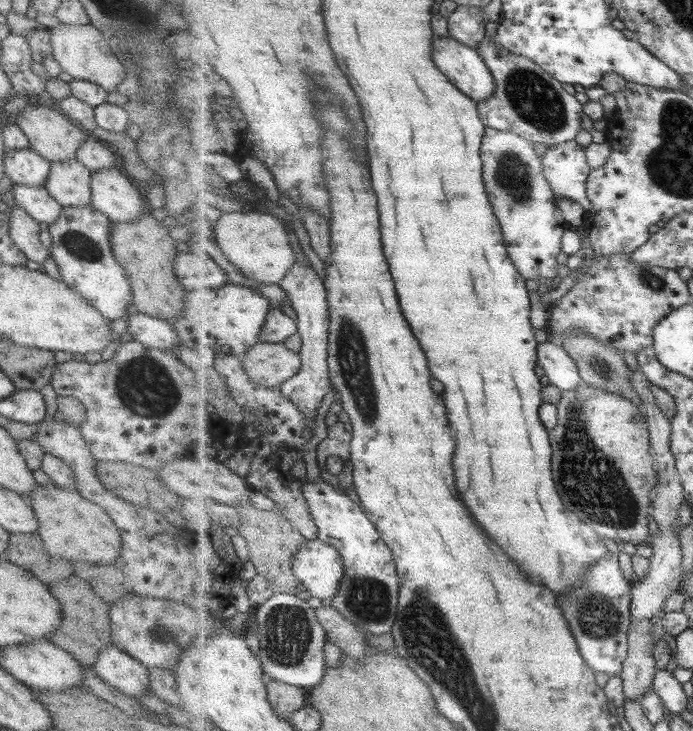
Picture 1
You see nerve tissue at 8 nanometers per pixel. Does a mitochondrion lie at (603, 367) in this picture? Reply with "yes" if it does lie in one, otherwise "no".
yes

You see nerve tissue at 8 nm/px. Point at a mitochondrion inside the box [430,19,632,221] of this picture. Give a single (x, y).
(533, 98)

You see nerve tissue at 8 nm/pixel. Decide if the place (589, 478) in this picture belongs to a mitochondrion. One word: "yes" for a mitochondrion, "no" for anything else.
yes

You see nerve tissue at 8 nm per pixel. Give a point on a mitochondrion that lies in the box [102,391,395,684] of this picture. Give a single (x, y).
(288, 632)

